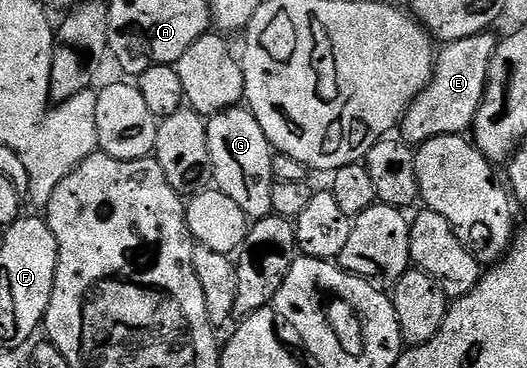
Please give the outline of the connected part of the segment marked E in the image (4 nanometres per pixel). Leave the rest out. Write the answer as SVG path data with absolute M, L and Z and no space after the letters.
M493 33L463 37L463 41L446 43L436 52L433 76L407 108L399 124L399 135L410 145L426 143L431 137L465 135L472 128L475 113L483 101L487 69L495 53L498 36Z

